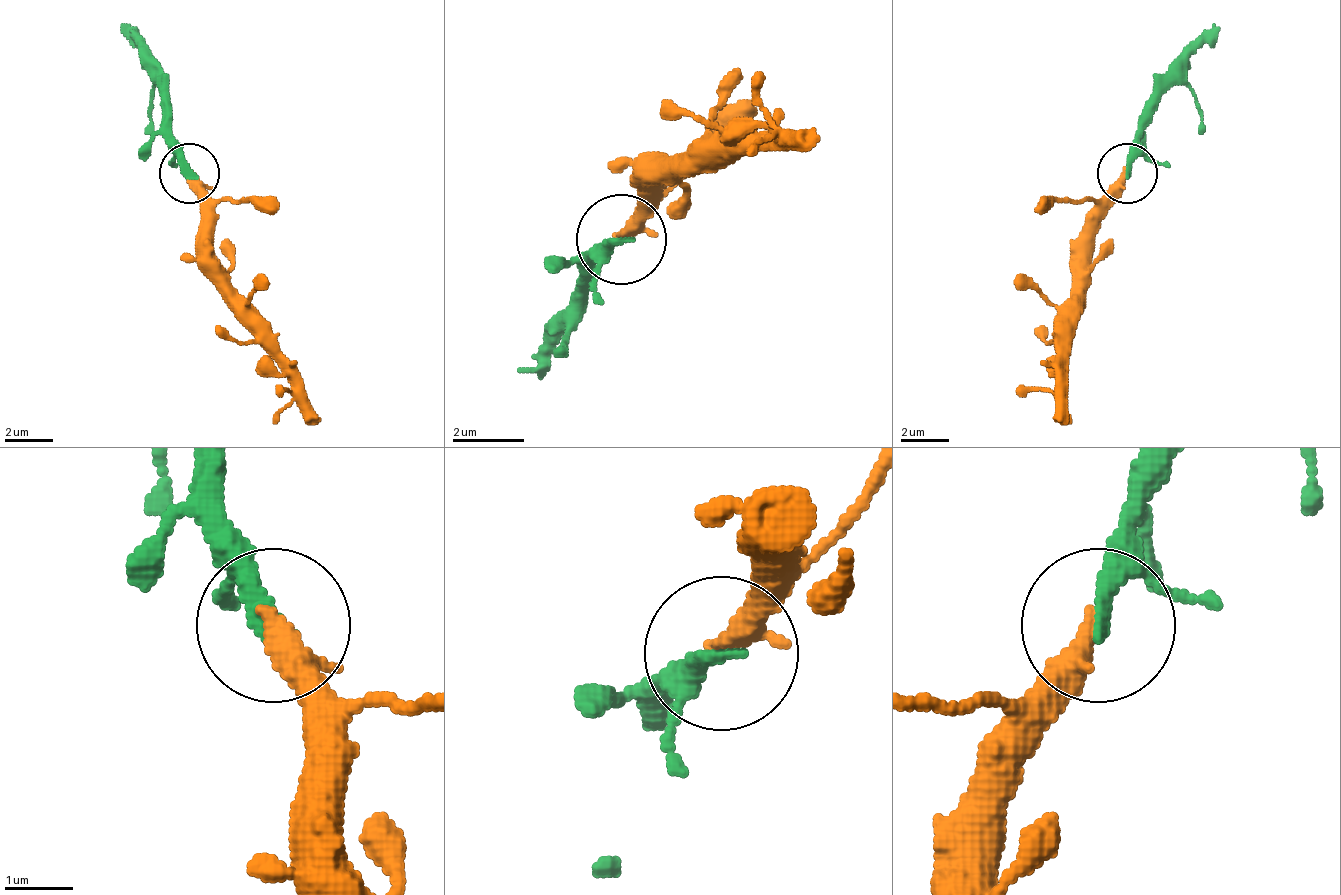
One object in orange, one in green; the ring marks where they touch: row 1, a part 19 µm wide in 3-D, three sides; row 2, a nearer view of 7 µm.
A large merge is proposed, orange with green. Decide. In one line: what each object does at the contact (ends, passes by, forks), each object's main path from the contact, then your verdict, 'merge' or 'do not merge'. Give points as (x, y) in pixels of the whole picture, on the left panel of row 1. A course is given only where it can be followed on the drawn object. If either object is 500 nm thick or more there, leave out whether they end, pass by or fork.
orange ends there; green ends there; orange runs (188, 171), (188, 189), (212, 237), (218, 291), (235, 321), (319, 422); green runs (188, 171), (170, 129), (170, 82), (122, 22); merge

